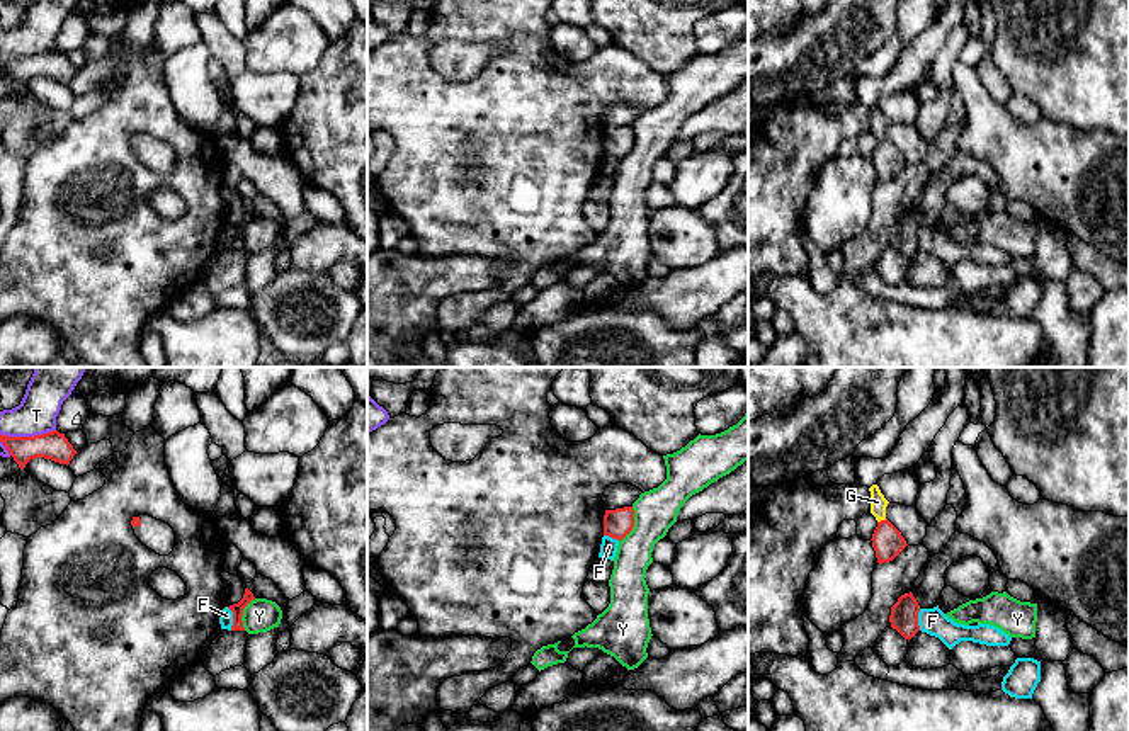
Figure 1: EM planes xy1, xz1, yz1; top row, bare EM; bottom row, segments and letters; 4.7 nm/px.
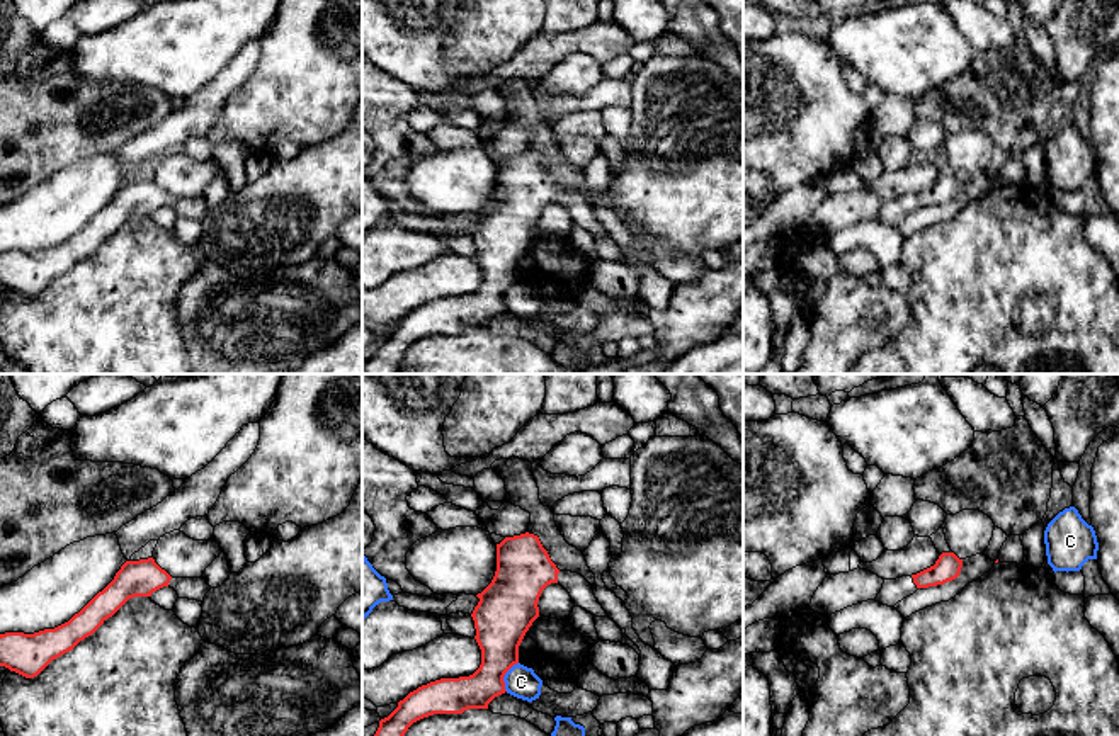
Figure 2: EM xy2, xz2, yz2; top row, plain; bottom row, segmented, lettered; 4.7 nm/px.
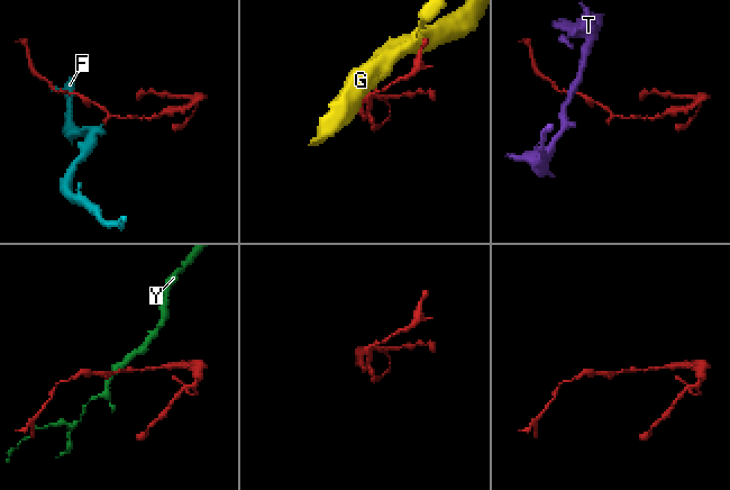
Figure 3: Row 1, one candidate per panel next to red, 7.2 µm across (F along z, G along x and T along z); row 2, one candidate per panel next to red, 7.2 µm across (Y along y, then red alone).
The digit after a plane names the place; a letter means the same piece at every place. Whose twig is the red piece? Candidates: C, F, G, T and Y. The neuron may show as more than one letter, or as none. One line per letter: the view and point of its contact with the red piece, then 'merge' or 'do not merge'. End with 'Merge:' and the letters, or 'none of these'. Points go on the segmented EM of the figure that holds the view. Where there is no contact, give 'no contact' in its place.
C: xz2 (504, 675) | do not merge
F: xy1 (233, 619) | do not merge
G: yz1 (881, 521) | do not merge
T: xy1 (28, 437) | do not merge
Y: xz1 (633, 524) | do not merge
Merge: none of these

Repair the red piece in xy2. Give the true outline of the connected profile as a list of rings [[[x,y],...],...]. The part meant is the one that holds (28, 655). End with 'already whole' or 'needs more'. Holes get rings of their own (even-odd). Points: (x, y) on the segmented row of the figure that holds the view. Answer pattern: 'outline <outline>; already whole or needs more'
outline [[[153,558],[126,561],[114,580],[68,622],[34,634],[0,634],[0,666],[26,678],[37,677],[53,660],[92,636],[129,598],[151,597],[170,586],[179,598],[202,602],[211,586],[201,578],[172,578]]]; needs more

